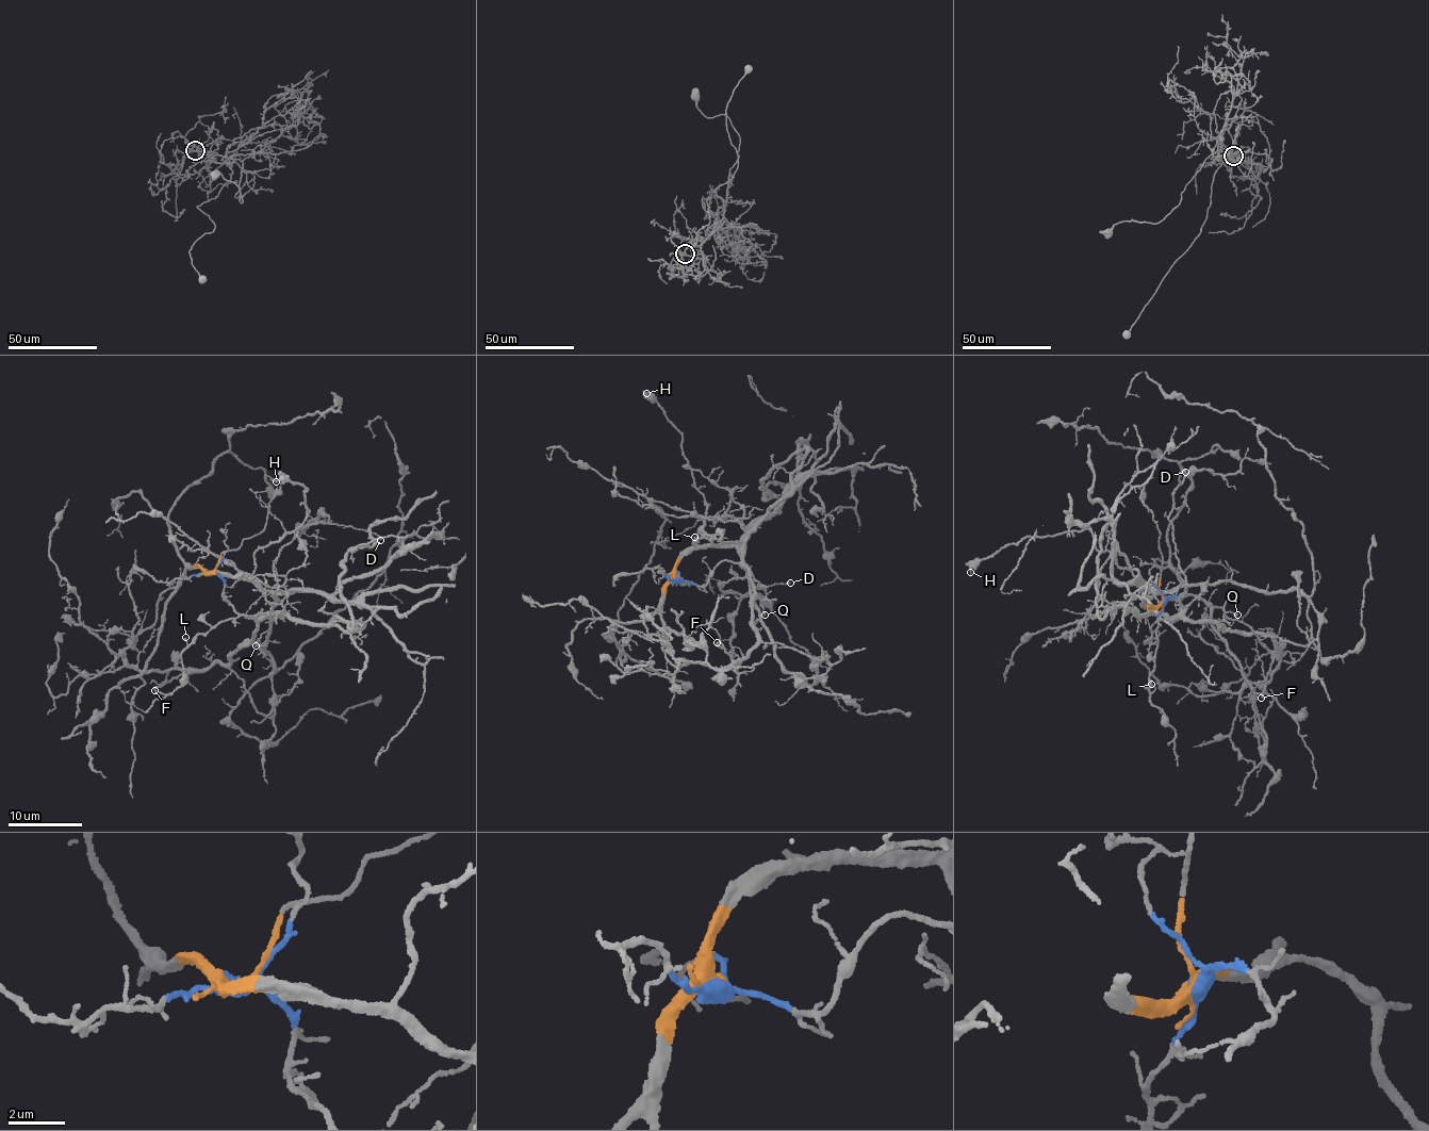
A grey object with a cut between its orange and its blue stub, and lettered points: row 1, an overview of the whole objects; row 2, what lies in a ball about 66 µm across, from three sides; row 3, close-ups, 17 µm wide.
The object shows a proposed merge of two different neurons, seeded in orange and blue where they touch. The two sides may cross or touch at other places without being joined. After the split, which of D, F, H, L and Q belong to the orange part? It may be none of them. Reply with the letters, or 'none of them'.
D, H

